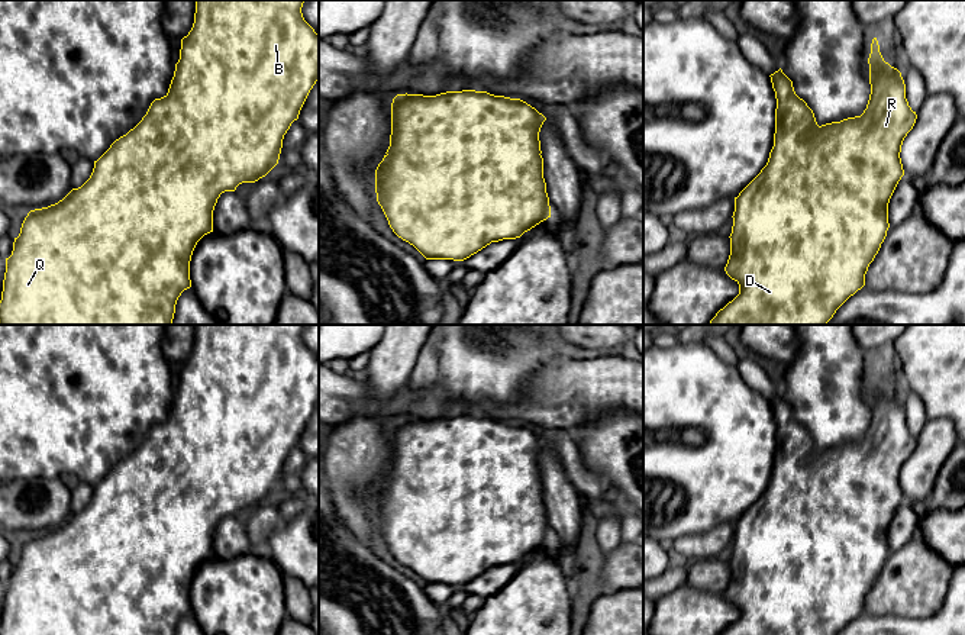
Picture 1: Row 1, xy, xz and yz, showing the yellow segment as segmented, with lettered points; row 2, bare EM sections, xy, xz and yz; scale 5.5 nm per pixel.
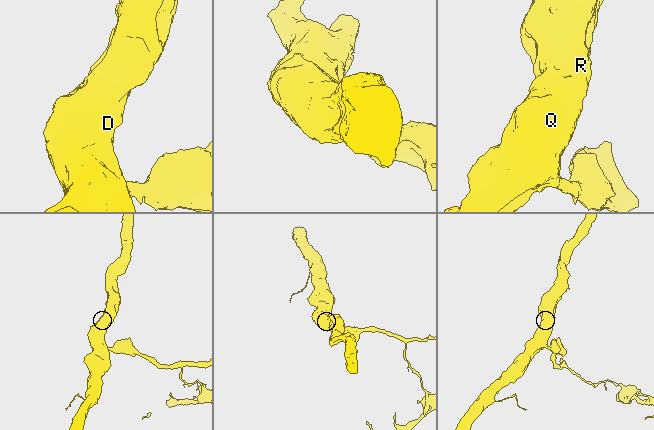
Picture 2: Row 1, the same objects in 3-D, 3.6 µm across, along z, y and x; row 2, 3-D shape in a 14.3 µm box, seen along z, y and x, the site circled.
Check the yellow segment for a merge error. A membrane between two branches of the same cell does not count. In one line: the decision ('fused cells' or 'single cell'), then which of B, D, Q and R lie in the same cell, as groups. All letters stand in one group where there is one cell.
fused cells; B Q R / D

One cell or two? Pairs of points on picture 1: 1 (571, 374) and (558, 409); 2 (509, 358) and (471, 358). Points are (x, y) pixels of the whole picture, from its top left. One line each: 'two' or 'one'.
1: one
2: one

